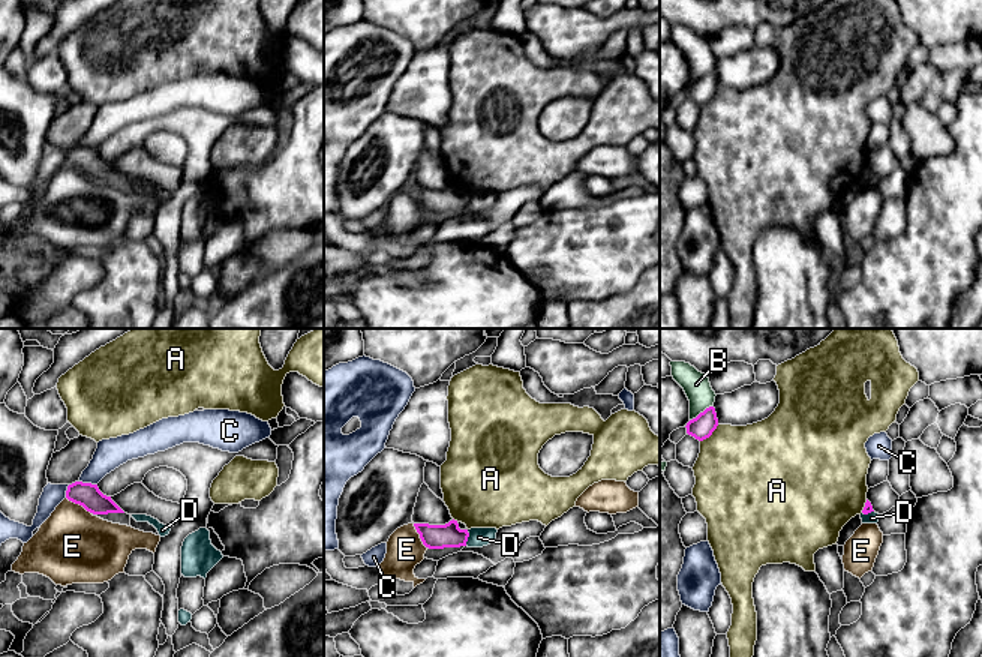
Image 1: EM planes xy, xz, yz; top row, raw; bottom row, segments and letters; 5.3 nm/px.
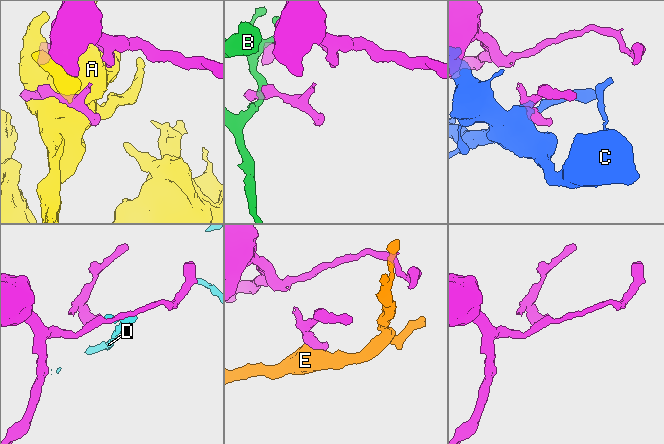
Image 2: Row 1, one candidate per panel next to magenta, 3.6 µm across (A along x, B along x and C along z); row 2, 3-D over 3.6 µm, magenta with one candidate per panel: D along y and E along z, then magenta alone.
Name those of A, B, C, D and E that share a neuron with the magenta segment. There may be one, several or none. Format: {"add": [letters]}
{"add": []}

